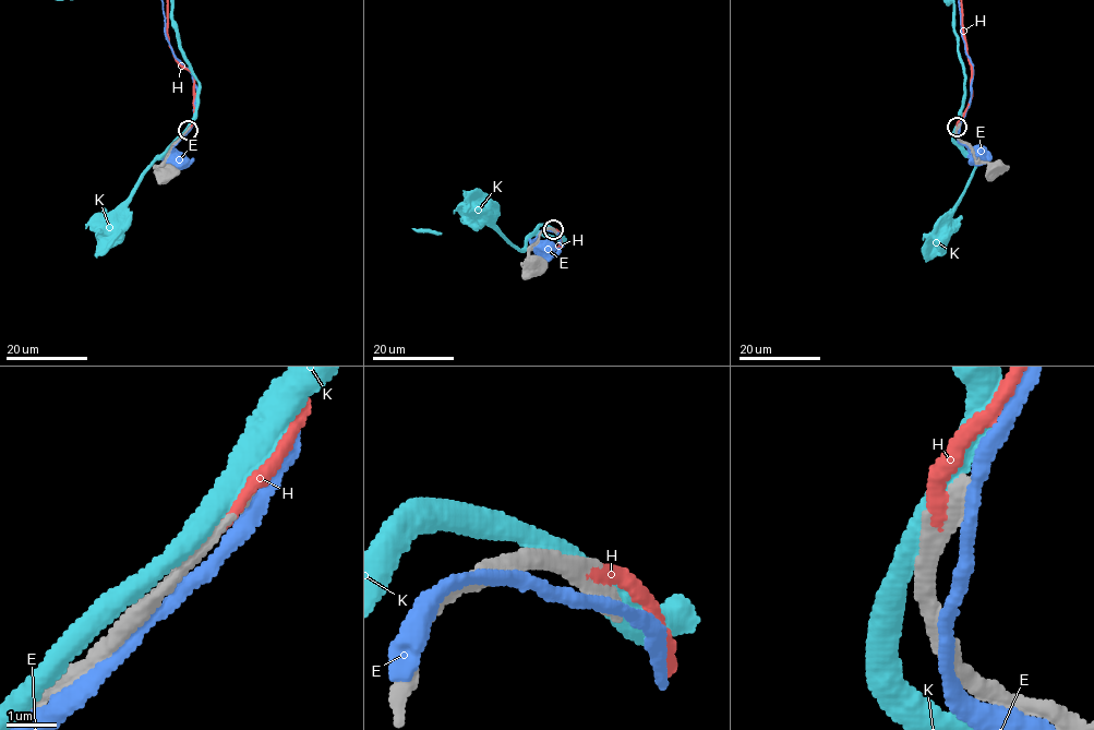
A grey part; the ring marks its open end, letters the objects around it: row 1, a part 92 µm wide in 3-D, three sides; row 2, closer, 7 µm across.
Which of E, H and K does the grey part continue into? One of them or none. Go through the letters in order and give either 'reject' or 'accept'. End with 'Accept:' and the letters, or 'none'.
E: reject
H: accept
K: reject
Accept: H

